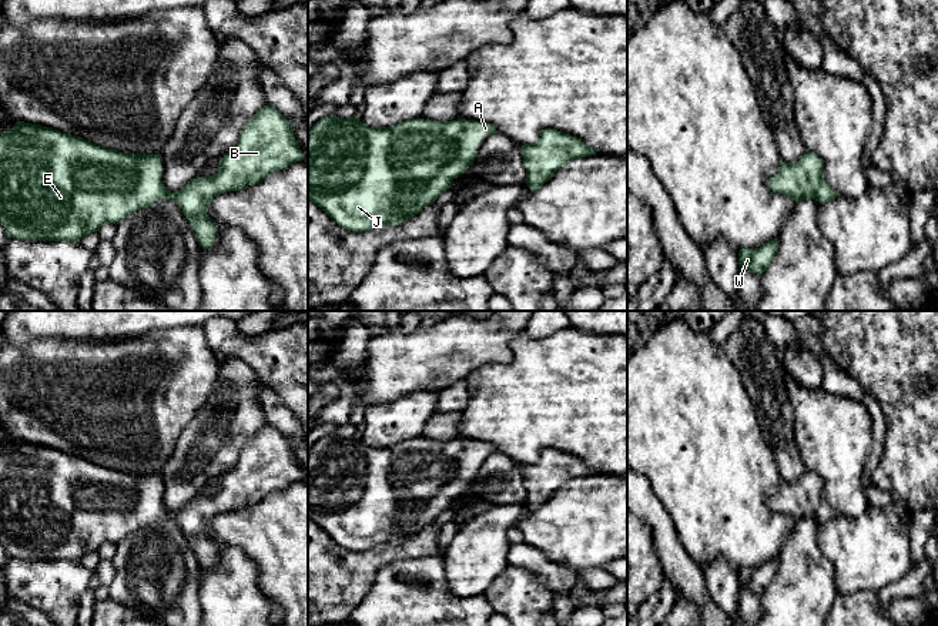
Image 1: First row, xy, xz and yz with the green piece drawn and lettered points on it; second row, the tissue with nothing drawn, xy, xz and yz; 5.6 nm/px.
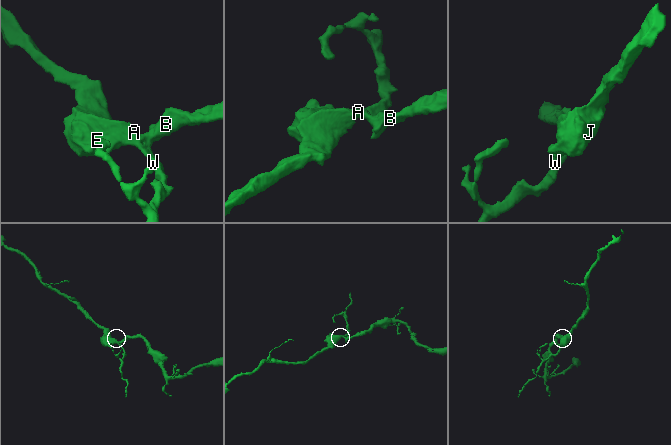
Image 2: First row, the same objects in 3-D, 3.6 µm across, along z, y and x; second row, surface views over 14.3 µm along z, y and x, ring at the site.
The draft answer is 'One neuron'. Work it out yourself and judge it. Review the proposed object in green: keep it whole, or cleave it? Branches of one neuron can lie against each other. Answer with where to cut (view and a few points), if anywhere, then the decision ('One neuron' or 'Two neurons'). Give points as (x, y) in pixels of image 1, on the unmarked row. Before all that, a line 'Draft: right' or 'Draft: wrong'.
Draft: right
No split. One neuron

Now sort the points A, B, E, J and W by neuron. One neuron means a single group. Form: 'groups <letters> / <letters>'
groups A B E J W

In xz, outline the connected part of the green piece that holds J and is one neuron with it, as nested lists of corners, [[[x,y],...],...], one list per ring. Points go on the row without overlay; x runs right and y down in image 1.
[[[324,436],[308,452],[308,519],[349,550],[399,545],[452,508],[452,499],[473,483],[482,455],[496,452],[492,443],[466,438],[369,446],[356,436]]]

